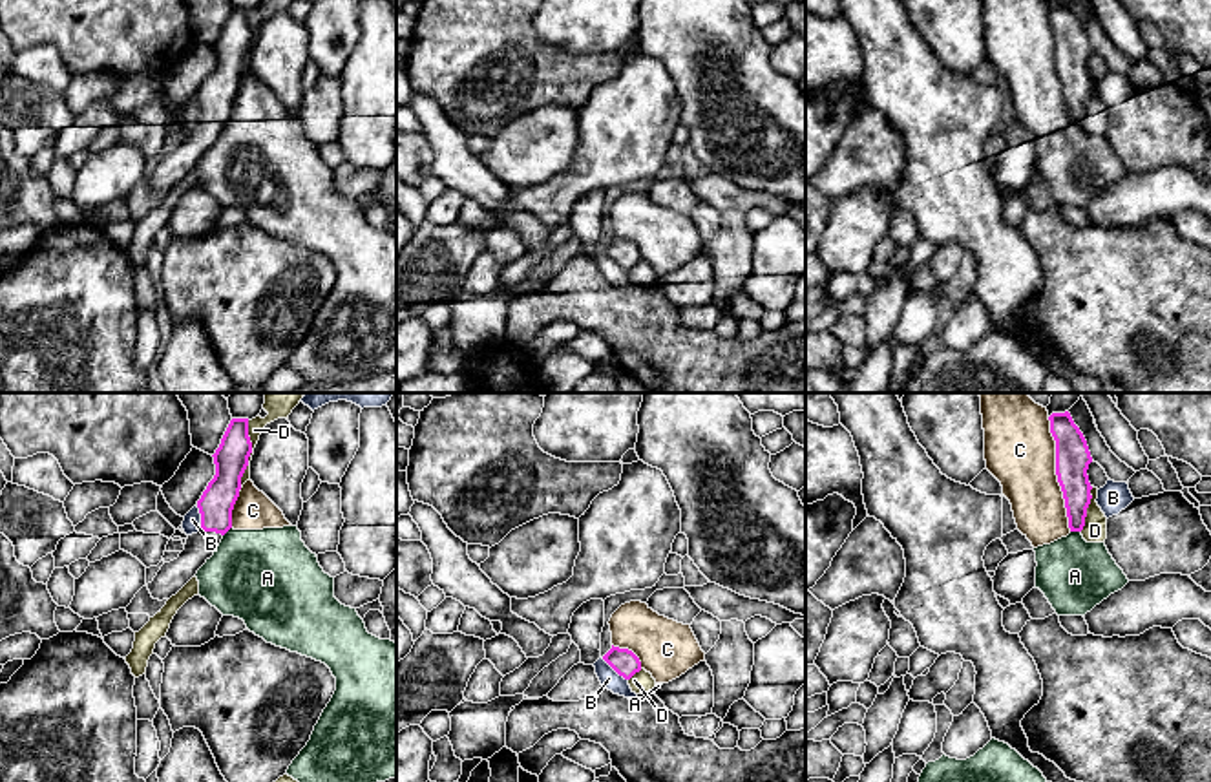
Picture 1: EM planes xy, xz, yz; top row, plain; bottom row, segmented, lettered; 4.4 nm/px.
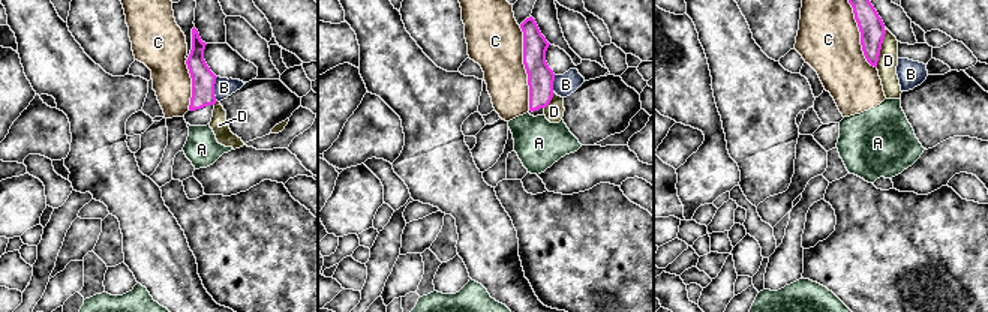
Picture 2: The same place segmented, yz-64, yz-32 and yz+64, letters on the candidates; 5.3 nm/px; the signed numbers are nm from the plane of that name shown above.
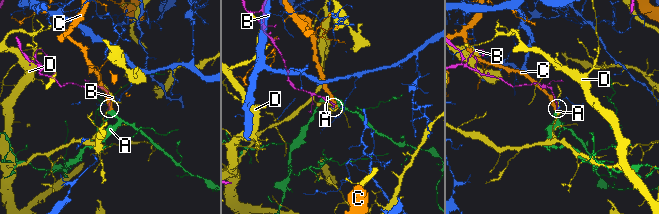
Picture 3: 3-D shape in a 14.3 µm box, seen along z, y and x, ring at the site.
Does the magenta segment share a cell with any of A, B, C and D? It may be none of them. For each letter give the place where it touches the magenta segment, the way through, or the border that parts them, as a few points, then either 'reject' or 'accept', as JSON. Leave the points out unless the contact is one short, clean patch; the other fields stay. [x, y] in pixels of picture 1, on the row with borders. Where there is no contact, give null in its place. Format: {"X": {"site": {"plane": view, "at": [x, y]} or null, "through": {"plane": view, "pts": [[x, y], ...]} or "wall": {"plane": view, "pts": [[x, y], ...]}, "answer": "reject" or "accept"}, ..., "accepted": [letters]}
{"A": {"site": {"plane": "yz", "at": [1076, 530]}, "wall": {"plane": "yz", "pts": [[1071, 530], [1080, 532]]}, "answer": "reject"}, "B": {"site": {"plane": "xz", "at": [614, 669]}, "wall": {"plane": "xz", "pts": [[601, 658], [627, 680]]}, "answer": "reject"}, "C": {"site": {"plane": "yz", "at": [1056, 474]}, "answer": "reject"}, "D": {"site": {"plane": "xy", "at": [249, 455]}, "wall": {"plane": "xy", "pts": [[249, 421], [251, 455], [238, 490]]}, "answer": "reject"}, "accepted": []}

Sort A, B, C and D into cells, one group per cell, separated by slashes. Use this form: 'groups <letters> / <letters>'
groups A C / B / D

